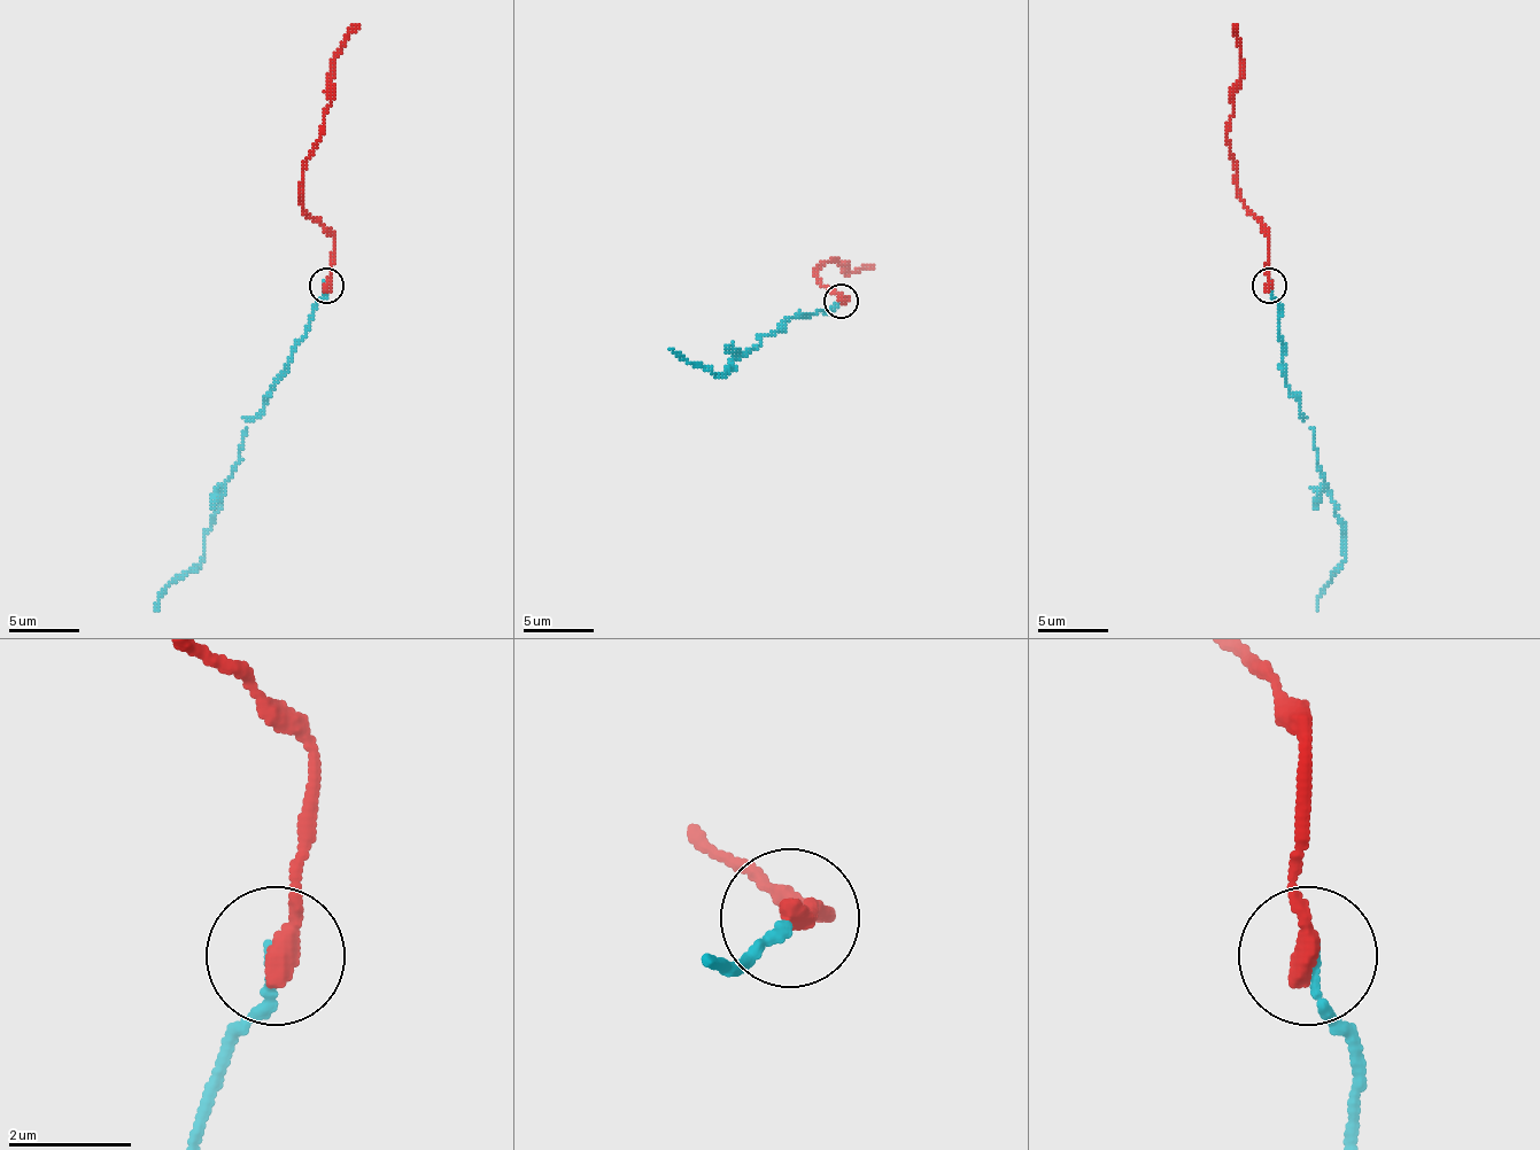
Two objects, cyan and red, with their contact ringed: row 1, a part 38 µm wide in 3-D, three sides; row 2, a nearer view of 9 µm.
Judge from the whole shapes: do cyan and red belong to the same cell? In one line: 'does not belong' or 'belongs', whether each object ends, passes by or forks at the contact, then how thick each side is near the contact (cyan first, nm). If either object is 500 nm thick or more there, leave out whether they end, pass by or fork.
belongs; cyan ends; red ends; calibres 140 and 380 nm

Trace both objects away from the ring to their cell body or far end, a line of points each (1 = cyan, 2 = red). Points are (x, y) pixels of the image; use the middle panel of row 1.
1: (842, 303), (803, 313), (779, 332), (760, 335), (757, 346), (719, 377), (670, 349)
2: (842, 300), (849, 300), (817, 279), (817, 269), (835, 258), (849, 272), (873, 265)

